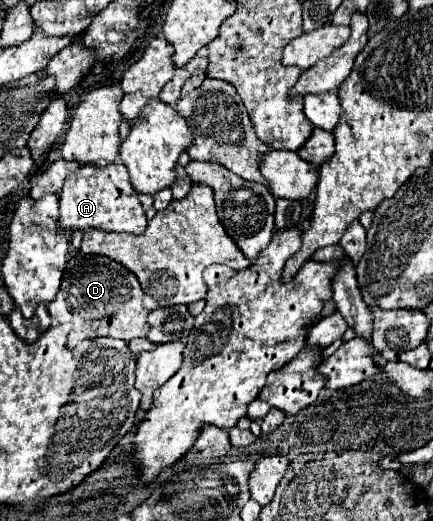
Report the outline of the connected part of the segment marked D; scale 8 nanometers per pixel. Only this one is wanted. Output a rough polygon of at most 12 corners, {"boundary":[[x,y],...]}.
{"boundary":[[73,255],[47,309],[73,325],[69,347],[147,337],[137,277],[101,255]]}

